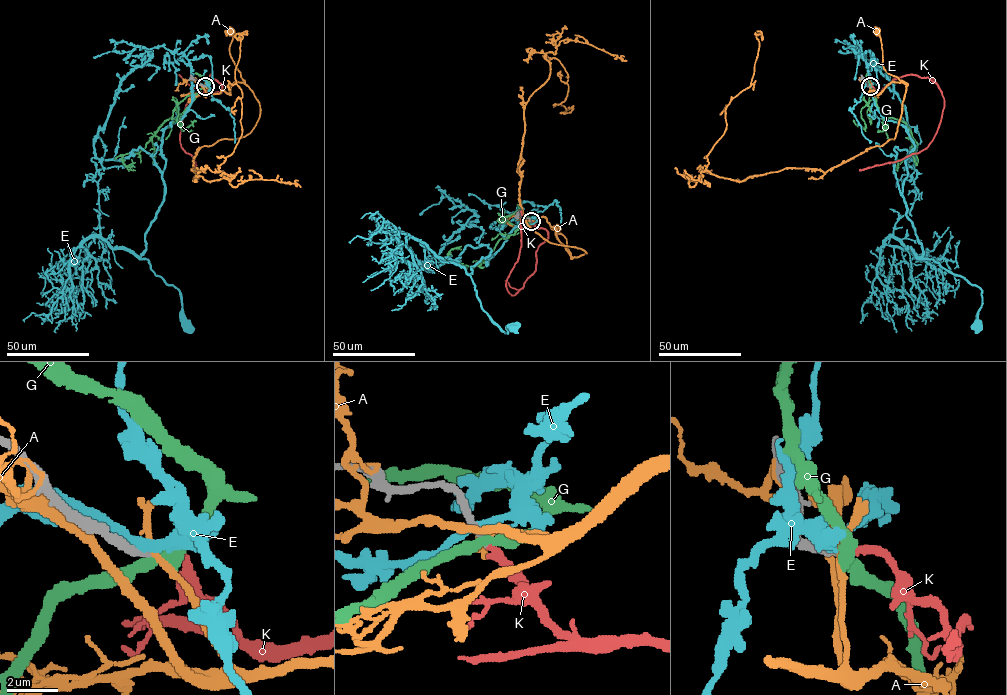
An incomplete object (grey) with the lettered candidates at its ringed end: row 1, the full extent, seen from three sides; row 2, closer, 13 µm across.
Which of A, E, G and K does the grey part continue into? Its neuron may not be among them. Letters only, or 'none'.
K

